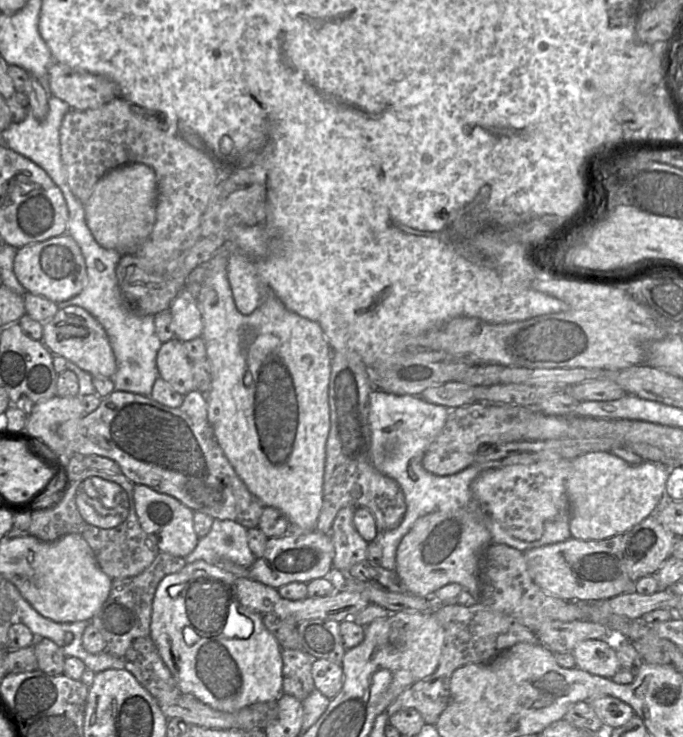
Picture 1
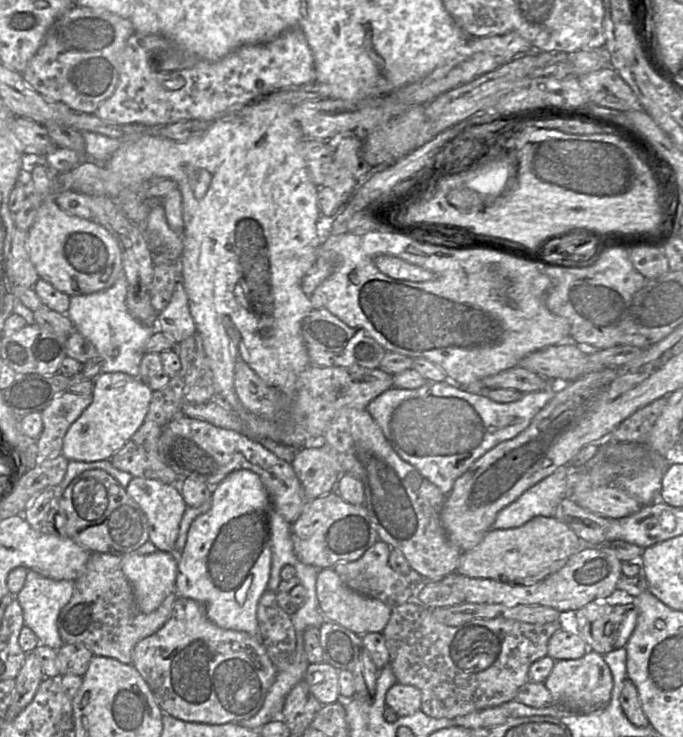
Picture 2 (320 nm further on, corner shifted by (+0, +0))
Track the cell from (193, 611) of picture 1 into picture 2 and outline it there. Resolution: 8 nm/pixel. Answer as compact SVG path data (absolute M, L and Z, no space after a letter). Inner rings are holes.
M237 470L228 475L221 483L212 487L211 508L193 520L188 531L186 545L177 560L177 573L175 581L175 592L177 597L188 598L198 601L205 607L207 618L217 626L246 632L251 635L258 635L259 626L257 623L257 607L261 595L267 589L271 561L272 561L272 512L278 515L269 498L269 495L260 479L260 477L250 470Z

